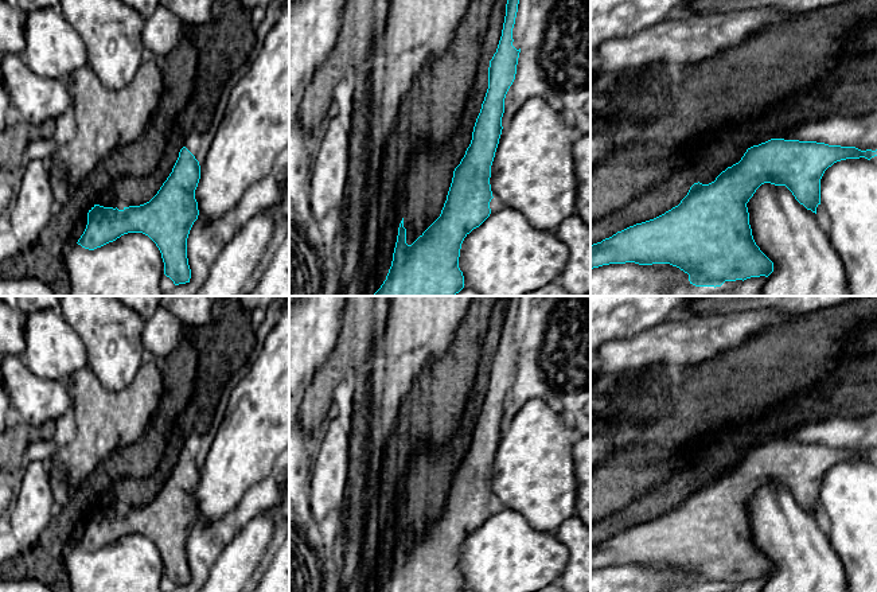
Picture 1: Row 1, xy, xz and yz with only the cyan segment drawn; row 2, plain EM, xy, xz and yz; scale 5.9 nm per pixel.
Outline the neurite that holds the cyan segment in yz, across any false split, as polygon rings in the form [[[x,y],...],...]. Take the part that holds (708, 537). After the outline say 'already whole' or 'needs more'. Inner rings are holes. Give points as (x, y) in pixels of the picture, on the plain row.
[[[771,440],[747,451],[741,461],[722,472],[709,486],[694,484],[681,505],[664,515],[617,533],[590,546],[590,570],[609,565],[670,565],[689,576],[695,588],[721,588],[725,583],[768,579],[773,564],[756,546],[747,505],[764,486],[786,487],[795,501],[816,515],[821,480],[834,464],[877,457],[877,451],[829,447],[816,443]]] | already whole

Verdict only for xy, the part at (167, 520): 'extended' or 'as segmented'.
as segmented

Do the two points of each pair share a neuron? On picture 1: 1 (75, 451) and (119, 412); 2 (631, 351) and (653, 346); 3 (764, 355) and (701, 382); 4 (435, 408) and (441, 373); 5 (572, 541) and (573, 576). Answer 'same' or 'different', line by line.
1: same
2: same
3: same
4: same
5: same

